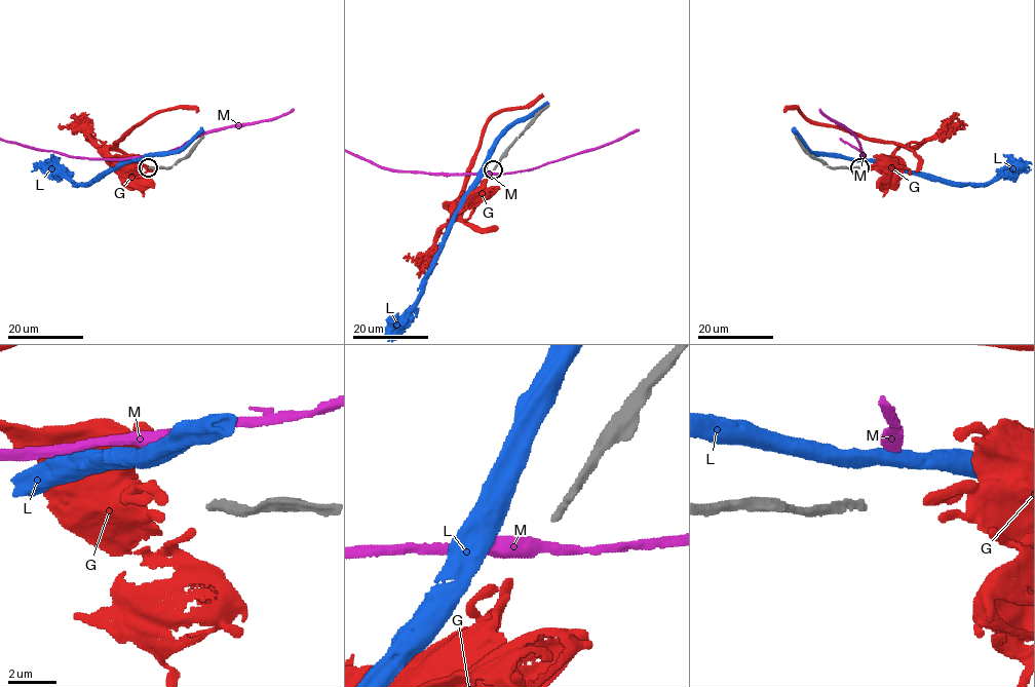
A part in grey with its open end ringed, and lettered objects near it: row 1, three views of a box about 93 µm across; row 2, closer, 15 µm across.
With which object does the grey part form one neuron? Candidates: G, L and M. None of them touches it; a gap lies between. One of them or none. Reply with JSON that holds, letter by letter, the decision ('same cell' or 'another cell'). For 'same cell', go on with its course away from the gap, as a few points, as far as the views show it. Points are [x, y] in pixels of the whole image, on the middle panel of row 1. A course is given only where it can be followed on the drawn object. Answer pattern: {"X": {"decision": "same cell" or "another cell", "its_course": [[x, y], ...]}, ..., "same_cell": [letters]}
{"G": {"decision": "another cell"}, "L": {"decision": "another cell"}, "M": {"decision": "another cell"}, "same_cell": []}

